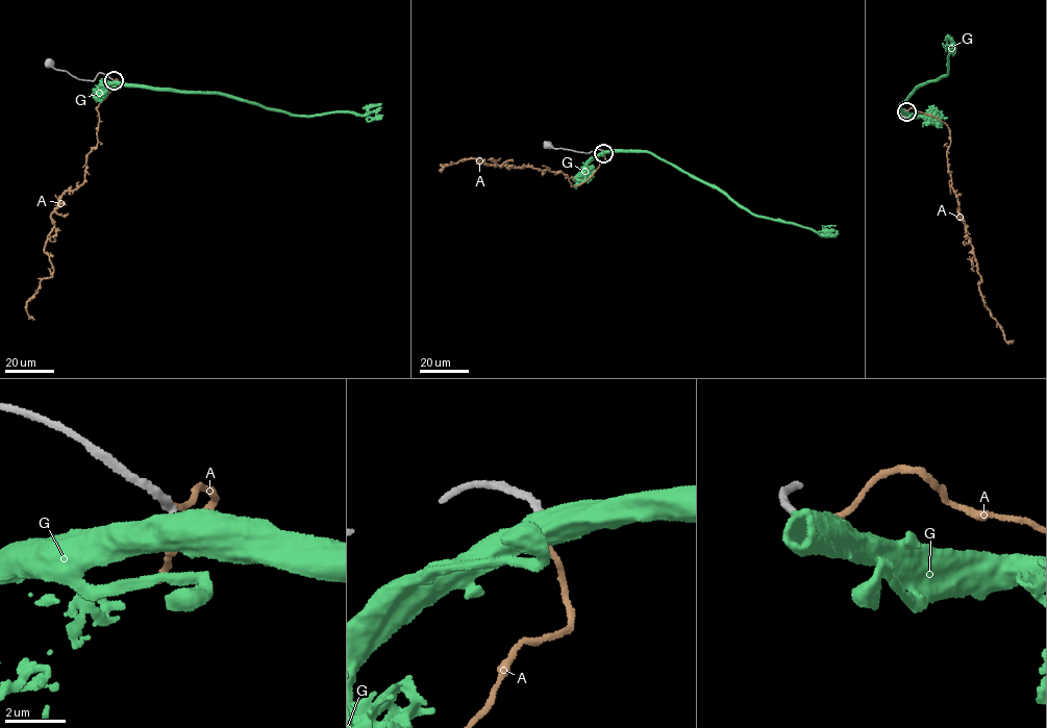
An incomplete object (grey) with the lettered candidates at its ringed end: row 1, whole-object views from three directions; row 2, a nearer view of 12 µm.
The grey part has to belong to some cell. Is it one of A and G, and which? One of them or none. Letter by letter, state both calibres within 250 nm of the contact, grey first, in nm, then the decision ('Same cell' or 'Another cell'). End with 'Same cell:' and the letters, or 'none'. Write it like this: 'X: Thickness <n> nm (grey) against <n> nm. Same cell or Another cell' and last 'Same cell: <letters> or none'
A: Thickness 240 nm (grey) against 200 nm. Another cell
G: Thickness 220 nm (grey) against 750 nm. Another cell
Same cell: none

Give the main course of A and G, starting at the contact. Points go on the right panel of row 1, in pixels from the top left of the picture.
A: (905, 111), (913, 107), (948, 127), (951, 187), (981, 278), (978, 290), (1005, 341), (1014, 341)
G: (906, 111), (899, 105), (919, 84), (947, 72), (947, 58), (953, 49), (948, 45), (945, 48), (942, 43)

